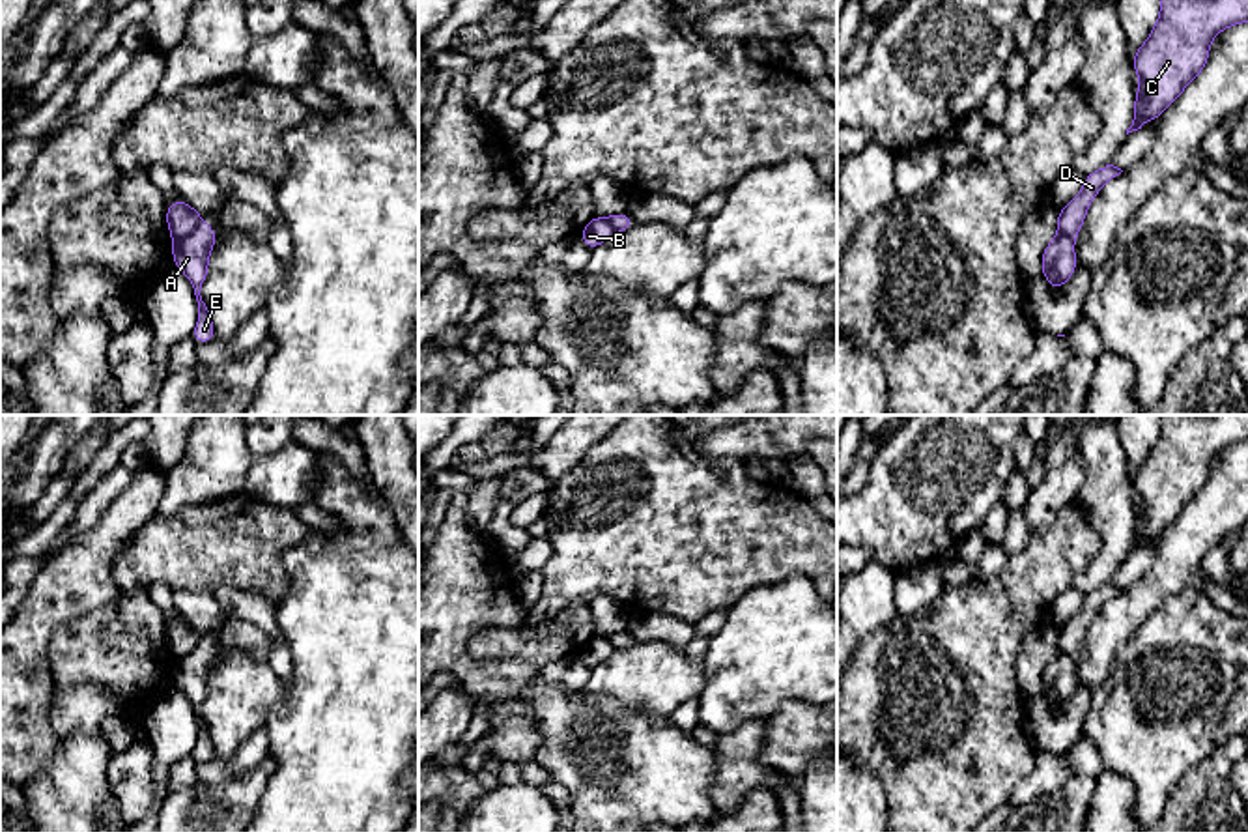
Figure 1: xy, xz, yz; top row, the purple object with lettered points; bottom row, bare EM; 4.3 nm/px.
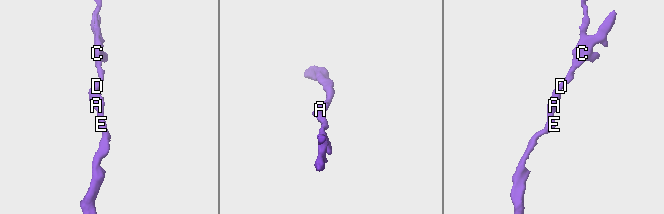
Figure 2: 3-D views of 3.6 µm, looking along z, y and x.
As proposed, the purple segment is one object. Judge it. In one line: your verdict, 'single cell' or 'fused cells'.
fused cells

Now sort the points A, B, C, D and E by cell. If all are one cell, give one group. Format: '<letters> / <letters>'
A E / B C D

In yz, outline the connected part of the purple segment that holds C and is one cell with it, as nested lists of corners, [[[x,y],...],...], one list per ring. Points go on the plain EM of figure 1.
[[[1162,415],[1158,439],[1132,477],[1142,507],[1127,553],[1158,538],[1207,484],[1213,456],[1241,441],[1248,415]]]

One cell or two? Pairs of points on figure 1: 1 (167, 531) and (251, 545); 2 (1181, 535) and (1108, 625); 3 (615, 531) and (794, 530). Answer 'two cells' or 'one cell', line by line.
1: one cell
2: one cell
3: one cell

